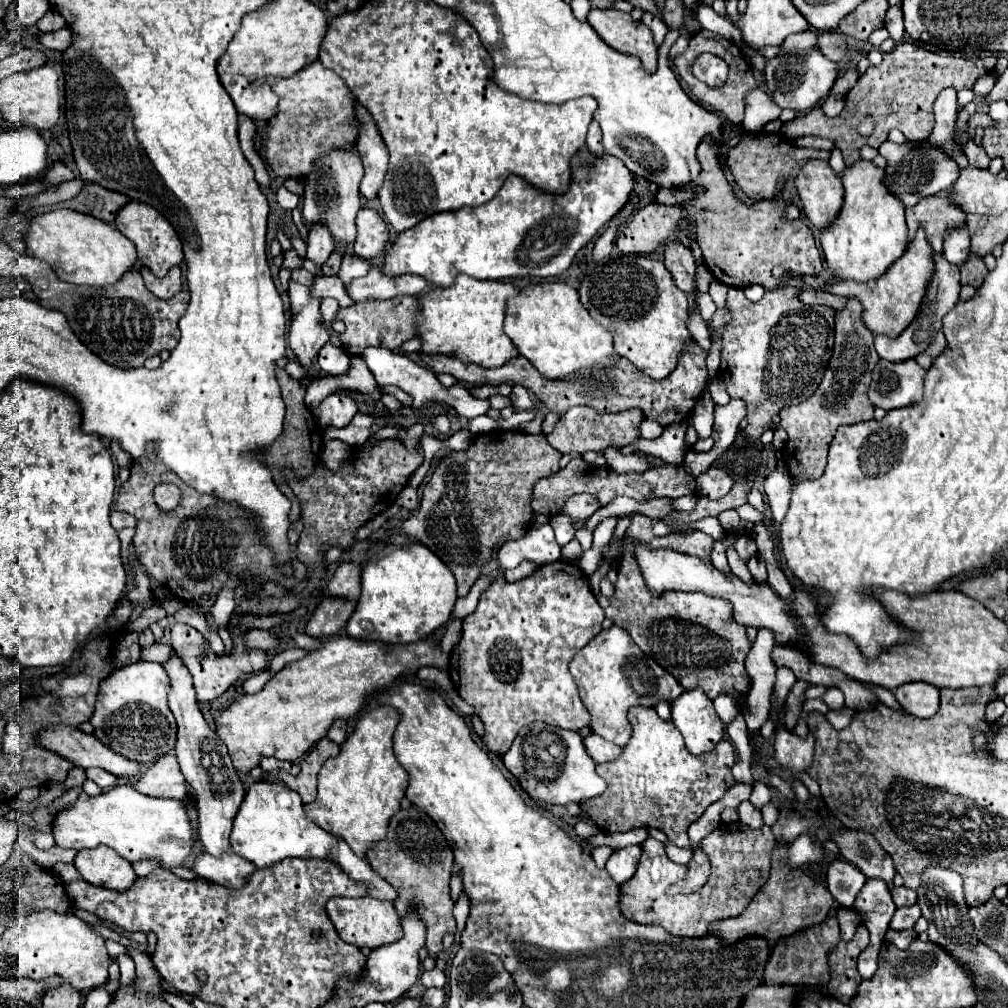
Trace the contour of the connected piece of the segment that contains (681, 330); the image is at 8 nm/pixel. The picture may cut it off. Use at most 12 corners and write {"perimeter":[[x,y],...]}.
{"perimeter":[[649,256],[597,264],[581,302],[615,352],[663,380],[689,300]]}

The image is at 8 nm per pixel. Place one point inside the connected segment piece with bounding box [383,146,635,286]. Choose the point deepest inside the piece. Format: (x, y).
(523, 231)

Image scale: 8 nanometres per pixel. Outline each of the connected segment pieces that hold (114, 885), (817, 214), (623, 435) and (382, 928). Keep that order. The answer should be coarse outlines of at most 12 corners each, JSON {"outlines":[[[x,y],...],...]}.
{"outlines":[[[107,846],[81,850],[73,864],[93,886],[125,892],[131,862]],[[827,160],[805,162],[795,188],[819,230],[843,206],[841,178]],[[573,406],[547,442],[561,454],[637,440],[641,414]],[[331,898],[341,940],[379,948],[403,938],[391,902]]]}

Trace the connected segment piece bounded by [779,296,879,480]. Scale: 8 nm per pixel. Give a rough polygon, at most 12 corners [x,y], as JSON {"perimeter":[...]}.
{"perimeter":[[861,302],[835,314],[835,348],[817,394],[783,408],[783,460],[821,478],[839,426],[873,418],[879,362]]}

